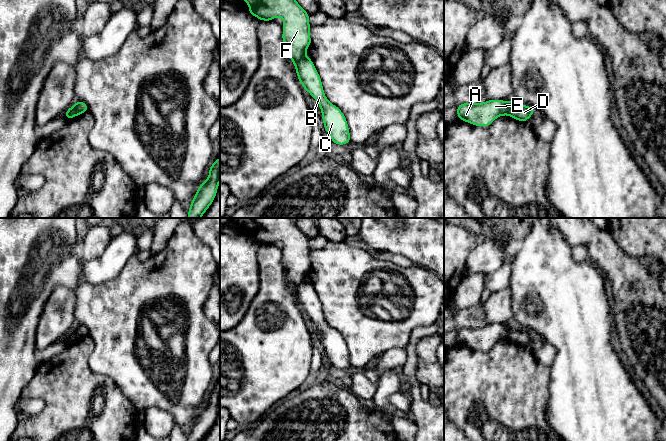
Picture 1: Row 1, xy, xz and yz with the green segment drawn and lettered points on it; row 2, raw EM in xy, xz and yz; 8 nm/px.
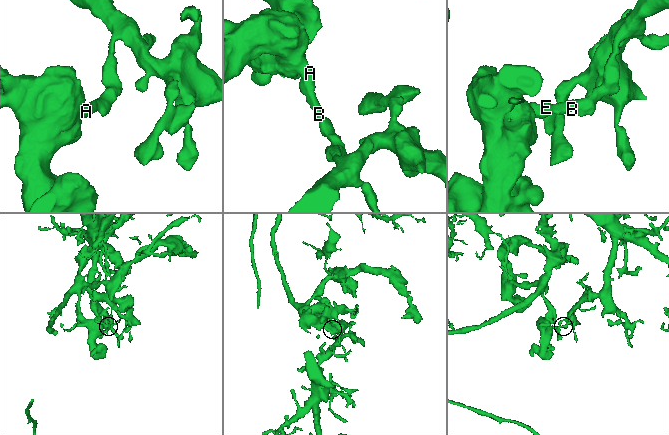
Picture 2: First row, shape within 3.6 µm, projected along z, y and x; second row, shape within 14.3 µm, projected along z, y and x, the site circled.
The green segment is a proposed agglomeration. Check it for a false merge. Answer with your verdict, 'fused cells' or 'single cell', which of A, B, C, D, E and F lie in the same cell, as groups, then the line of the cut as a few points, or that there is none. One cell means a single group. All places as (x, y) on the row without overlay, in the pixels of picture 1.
fused cells; A E F / B C D; cut in yz along (506, 326), (509, 338)

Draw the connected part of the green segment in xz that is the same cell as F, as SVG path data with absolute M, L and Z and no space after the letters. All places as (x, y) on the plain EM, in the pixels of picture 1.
M237 218L248 229L248 235L252 240L261 245L272 245L275 241L284 243L282 264L286 277L291 285L296 286L302 283L307 272L312 268L309 258L309 238L297 227L296 222L291 218Z

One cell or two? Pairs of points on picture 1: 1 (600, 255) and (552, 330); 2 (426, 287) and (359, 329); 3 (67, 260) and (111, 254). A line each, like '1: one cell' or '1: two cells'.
1: two cells
2: one cell
3: two cells

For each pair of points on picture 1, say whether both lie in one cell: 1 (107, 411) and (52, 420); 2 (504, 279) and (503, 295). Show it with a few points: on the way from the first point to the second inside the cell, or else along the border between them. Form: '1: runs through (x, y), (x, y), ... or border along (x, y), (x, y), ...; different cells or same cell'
1: runs through (93, 420), (66, 421); same cell
2: border along (509, 287), (491, 293); different cells

